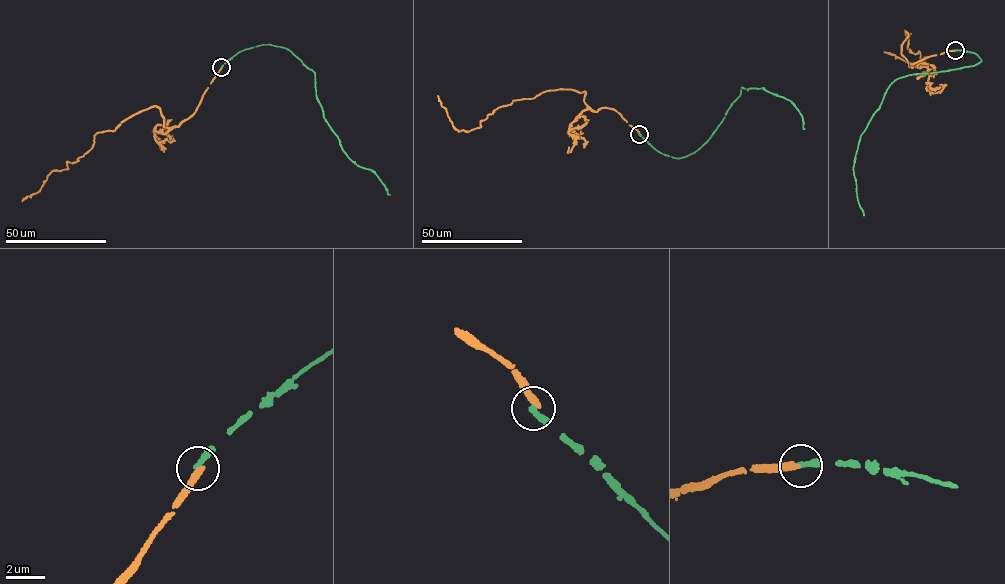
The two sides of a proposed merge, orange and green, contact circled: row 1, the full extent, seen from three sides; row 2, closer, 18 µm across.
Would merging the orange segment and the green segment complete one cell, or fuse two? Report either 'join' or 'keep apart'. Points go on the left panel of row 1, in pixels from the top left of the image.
keep apart

